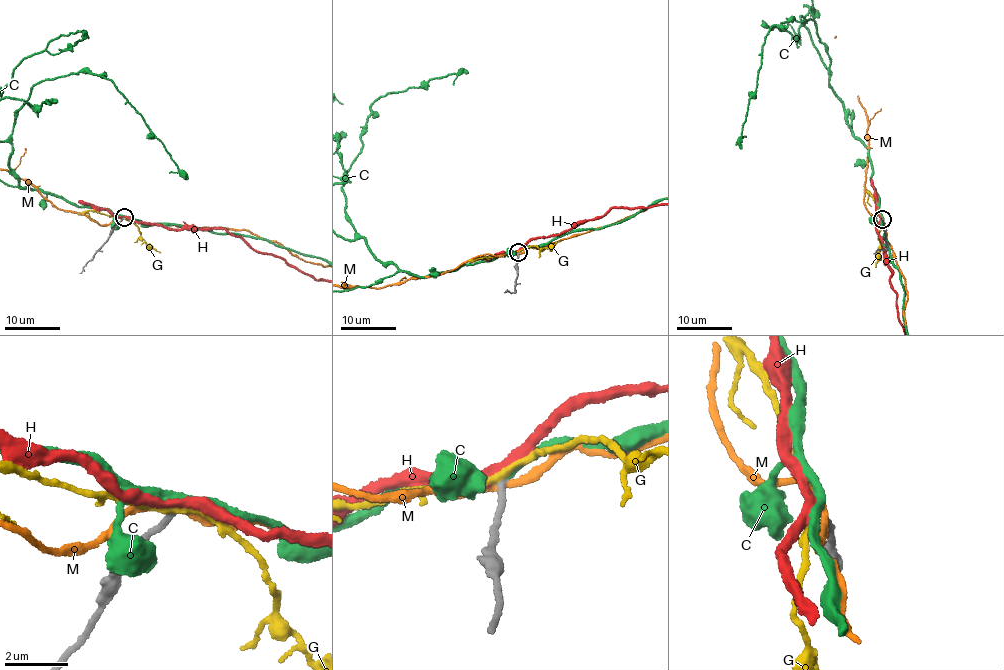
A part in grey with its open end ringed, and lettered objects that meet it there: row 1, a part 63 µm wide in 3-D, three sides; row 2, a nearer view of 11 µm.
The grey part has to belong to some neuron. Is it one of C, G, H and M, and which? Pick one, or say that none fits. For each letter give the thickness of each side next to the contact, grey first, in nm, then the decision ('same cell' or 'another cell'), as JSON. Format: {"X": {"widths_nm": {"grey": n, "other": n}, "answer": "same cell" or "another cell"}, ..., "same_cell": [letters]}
{"C": {"widths_nm": {"grey": 200, "other": 280}, "answer": "same cell"}, "G": {"widths_nm": {"grey": 200, "other": 200}, "answer": "another cell"}, "H": {"widths_nm": {"grey": 190, "other": 300}, "answer": "another cell"}, "M": {"widths_nm": {"grey": 200, "other": 200}, "answer": "another cell"}, "same_cell": ["C"]}

